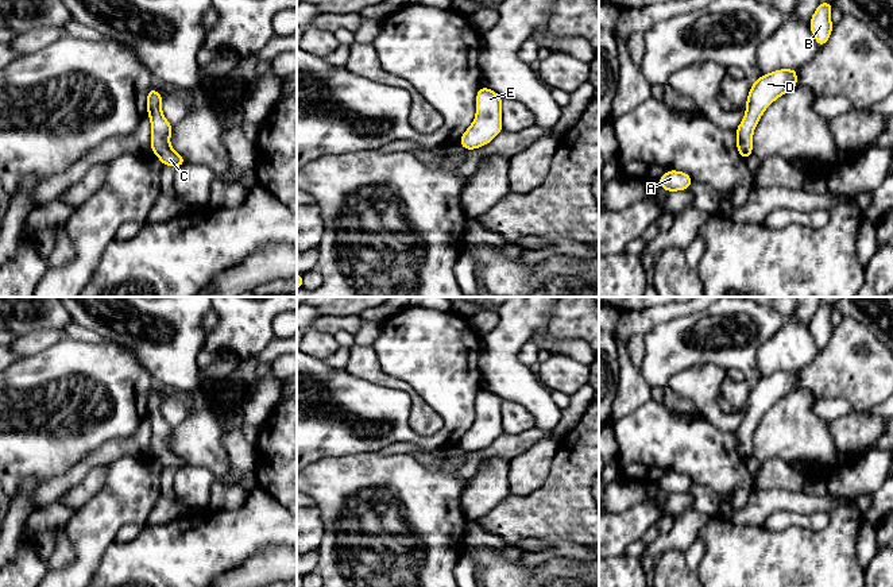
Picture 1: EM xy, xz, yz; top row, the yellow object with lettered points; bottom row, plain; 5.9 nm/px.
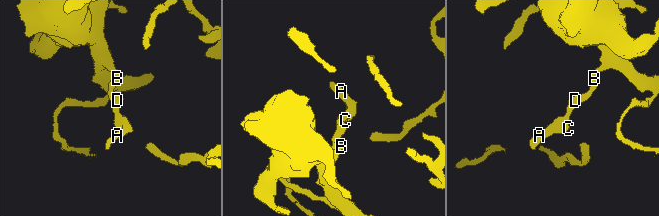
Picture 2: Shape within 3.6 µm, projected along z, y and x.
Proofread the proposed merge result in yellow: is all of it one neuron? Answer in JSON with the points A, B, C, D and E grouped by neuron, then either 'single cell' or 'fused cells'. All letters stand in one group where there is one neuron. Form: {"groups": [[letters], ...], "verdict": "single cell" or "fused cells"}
{"groups": [["A", "B", "C", "D", "E"]], "verdict": "single cell"}

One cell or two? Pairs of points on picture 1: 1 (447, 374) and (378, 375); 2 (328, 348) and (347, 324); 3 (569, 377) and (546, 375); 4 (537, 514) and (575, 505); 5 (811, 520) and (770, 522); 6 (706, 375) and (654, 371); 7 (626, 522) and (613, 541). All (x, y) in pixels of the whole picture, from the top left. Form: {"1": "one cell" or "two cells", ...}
{"1": "two cells", "2": "two cells", "3": "one cell", "4": "one cell", "5": "one cell", "6": "two cells", "7": "one cell"}

